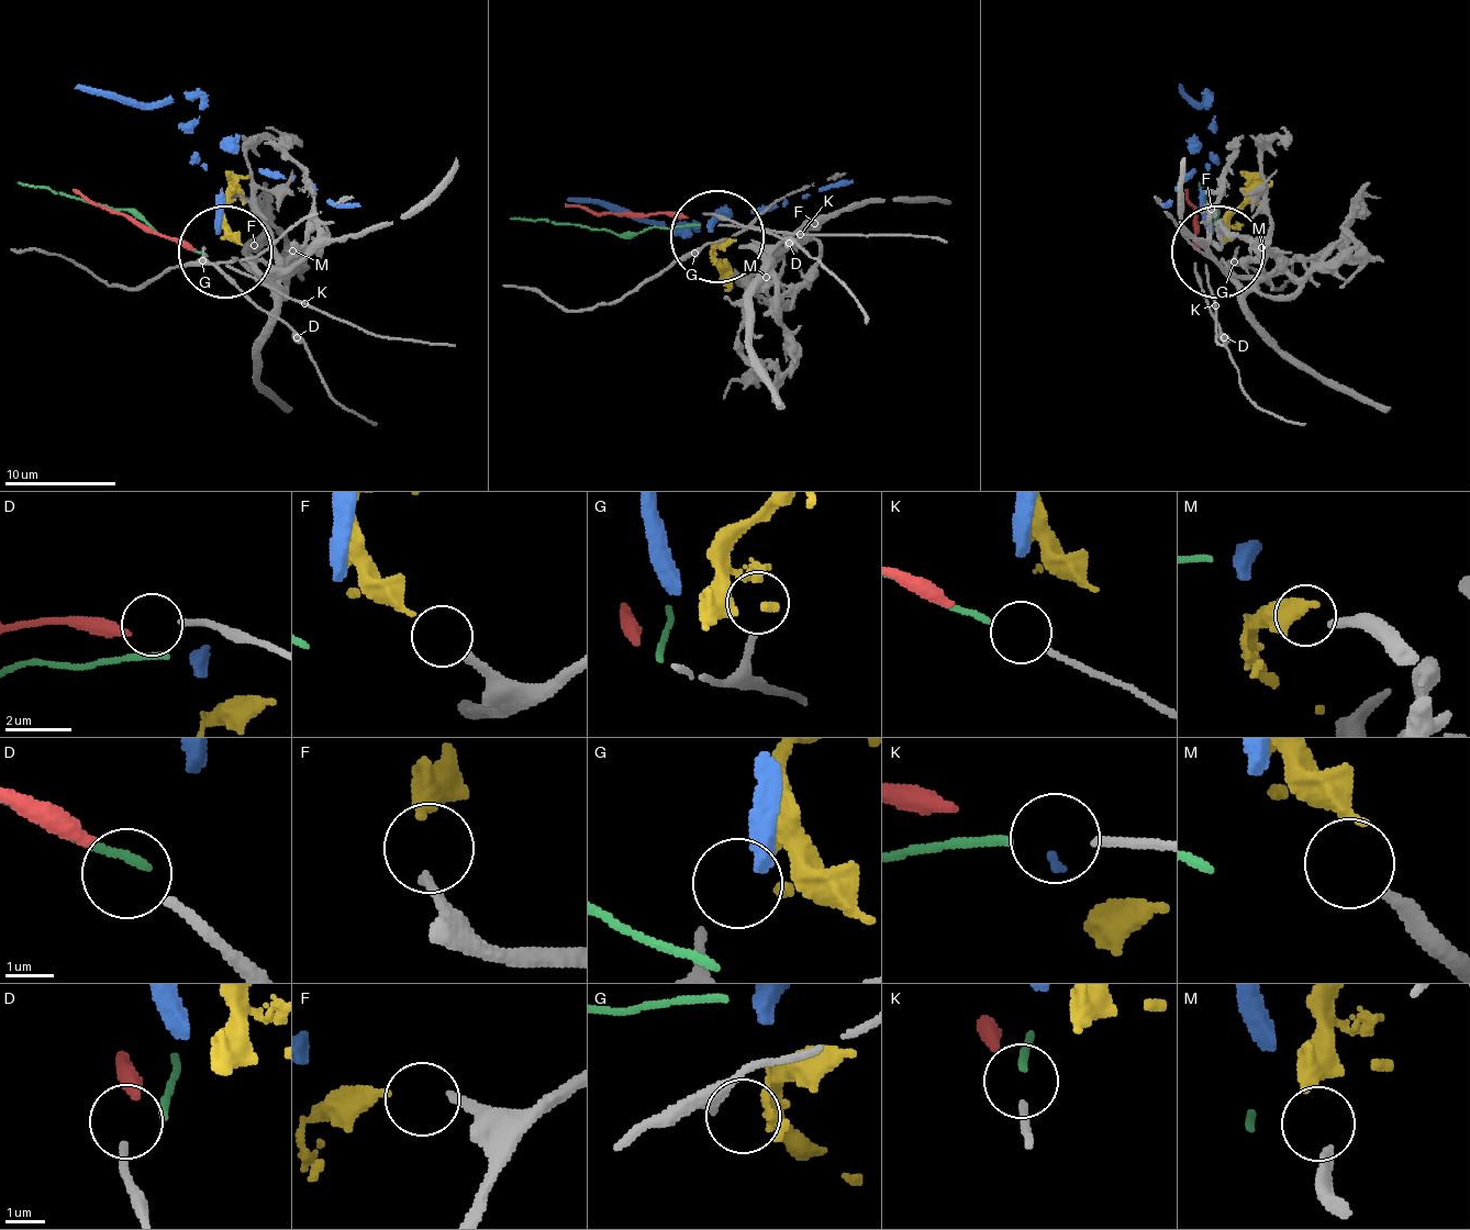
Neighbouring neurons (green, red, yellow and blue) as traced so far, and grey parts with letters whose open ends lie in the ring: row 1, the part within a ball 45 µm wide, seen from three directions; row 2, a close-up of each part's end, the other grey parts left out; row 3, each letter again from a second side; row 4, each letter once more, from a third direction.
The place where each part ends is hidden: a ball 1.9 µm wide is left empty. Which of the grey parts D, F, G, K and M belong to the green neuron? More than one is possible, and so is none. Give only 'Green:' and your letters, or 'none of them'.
Green: K

